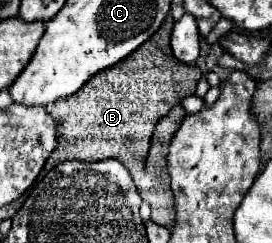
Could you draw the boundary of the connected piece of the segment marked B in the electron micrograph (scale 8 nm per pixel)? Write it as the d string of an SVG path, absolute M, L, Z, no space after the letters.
M167 16L163 26L141 48L137 48L133 56L127 56L125 60L121 60L121 64L115 64L113 68L109 68L109 72L91 76L89 84L85 84L81 92L75 92L73 96L57 100L57 104L53 104L51 116L57 122L57 148L53 150L53 156L47 160L45 168L53 168L65 160L89 162L117 158L131 170L131 160L147 158L149 140L155 150L151 156L159 158L159 162L153 166L165 168L165 162L161 158L167 156L169 140L185 118L185 110L181 106L173 106L179 104L185 96L191 96L203 76L197 66L189 66L173 58L173 52L169 48L171 30L173 18Z

